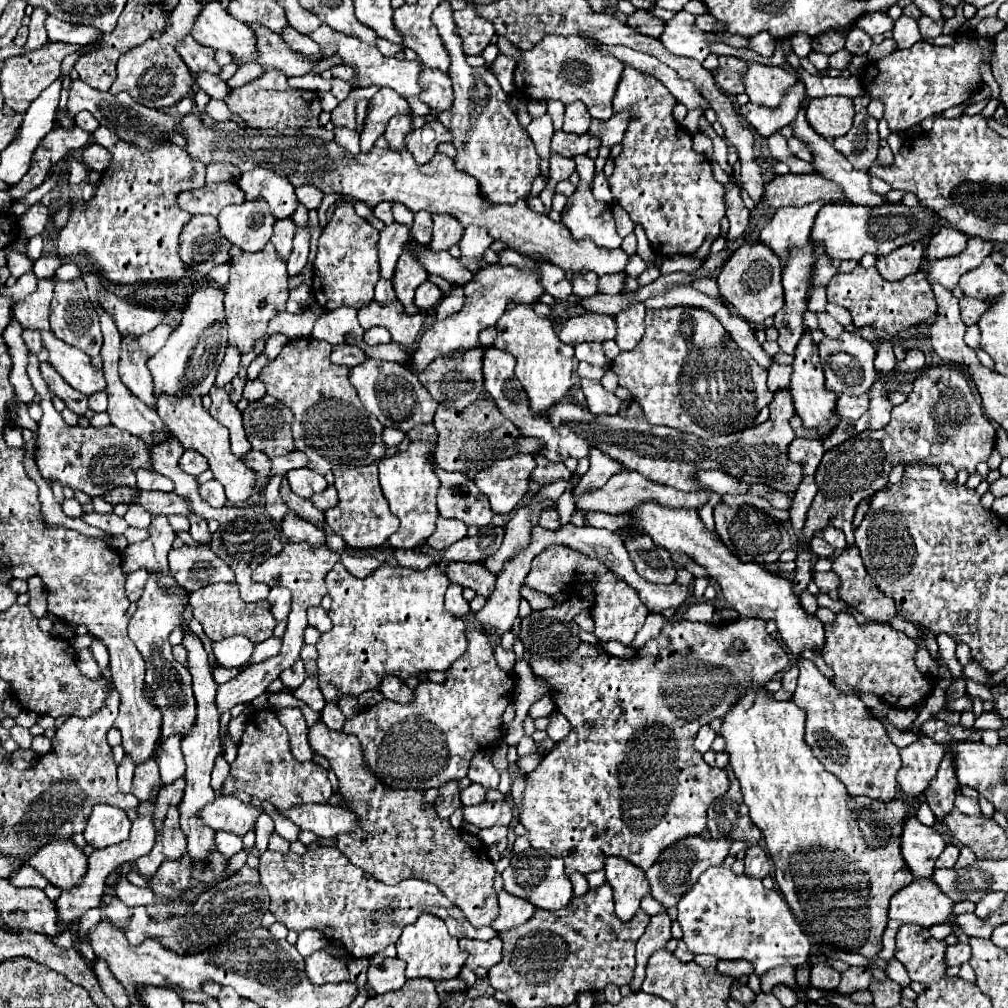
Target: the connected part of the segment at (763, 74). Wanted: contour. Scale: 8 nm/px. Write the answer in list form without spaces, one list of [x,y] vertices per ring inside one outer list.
[[[747,63],[747,73],[743,75],[745,93],[751,103],[775,109],[787,95],[797,79],[781,67],[769,67],[761,63]]]

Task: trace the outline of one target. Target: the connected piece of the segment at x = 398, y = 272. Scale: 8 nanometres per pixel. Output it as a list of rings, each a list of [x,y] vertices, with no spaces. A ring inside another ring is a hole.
[[[413,241],[407,249],[403,249],[399,261],[397,261],[397,269],[395,269],[395,277],[393,277],[393,287],[397,293],[397,299],[405,305],[405,311],[417,313],[419,309],[413,305],[413,293],[415,289],[427,281],[429,273],[425,271],[425,267],[419,263],[419,259],[415,259],[417,255],[413,255],[413,251],[409,249],[427,249],[427,245],[421,245],[417,241]]]

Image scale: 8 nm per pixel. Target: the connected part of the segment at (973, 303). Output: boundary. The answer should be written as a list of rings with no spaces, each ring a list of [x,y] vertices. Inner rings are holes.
[[[963,297],[959,301],[961,305],[961,319],[965,325],[973,325],[981,319],[981,315],[987,311],[989,303],[987,301],[979,301],[979,299],[969,299],[969,297]]]

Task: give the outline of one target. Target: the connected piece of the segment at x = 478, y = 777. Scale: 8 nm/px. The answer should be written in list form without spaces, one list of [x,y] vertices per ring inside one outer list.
[[[477,751],[477,753],[473,755],[467,777],[469,777],[473,783],[481,783],[483,787],[497,787],[497,785],[499,785],[499,773],[497,773],[497,769],[493,767],[487,751]]]

